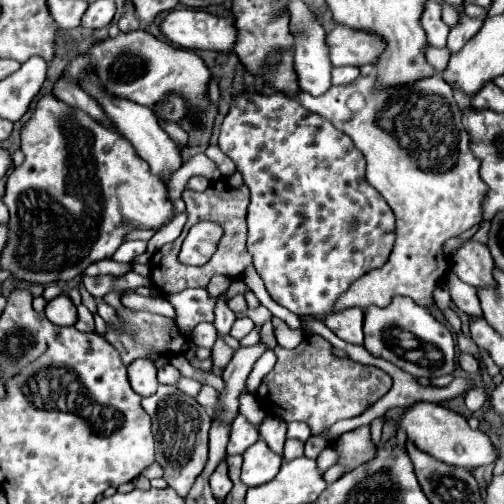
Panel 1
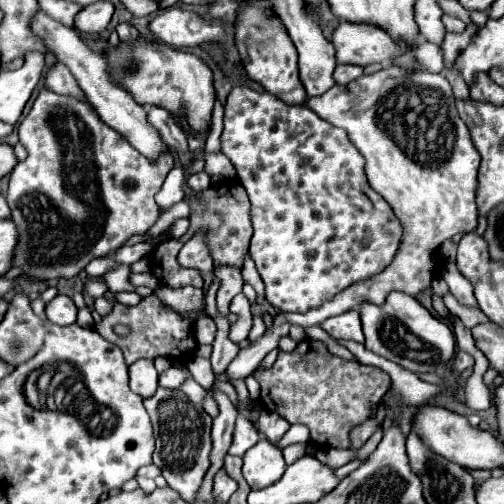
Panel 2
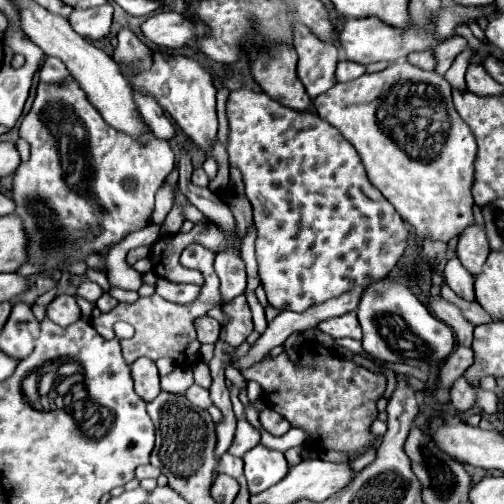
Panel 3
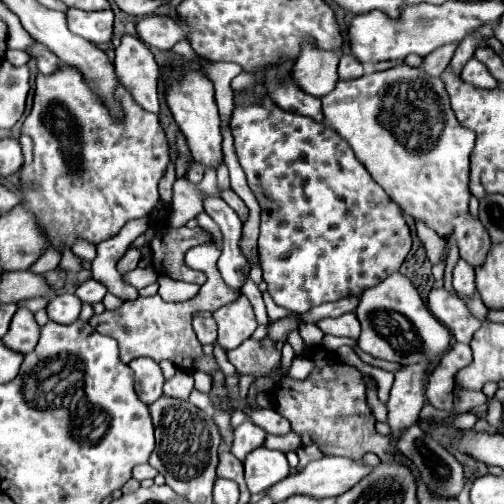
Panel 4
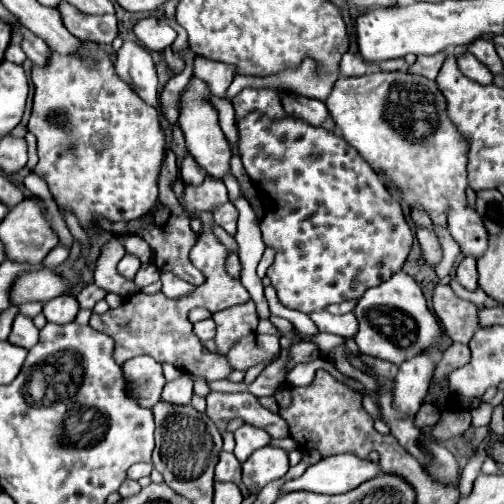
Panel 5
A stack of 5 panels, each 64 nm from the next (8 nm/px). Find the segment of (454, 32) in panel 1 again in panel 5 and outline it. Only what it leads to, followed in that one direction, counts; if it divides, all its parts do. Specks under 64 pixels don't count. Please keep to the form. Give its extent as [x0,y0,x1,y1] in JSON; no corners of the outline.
[408,52,446,78]

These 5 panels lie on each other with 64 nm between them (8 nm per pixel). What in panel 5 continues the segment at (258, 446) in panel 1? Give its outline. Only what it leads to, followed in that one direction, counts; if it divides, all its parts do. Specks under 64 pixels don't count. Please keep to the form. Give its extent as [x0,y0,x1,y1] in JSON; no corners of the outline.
[242,446,288,494]

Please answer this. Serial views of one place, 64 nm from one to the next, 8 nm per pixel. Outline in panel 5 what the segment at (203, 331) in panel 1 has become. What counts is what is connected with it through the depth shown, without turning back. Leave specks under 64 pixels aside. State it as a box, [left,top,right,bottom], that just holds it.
[194,318,216,342]

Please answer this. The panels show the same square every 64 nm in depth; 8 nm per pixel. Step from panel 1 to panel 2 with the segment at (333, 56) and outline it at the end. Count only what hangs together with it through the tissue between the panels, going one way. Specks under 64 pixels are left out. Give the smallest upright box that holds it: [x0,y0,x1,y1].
[330,22,404,64]

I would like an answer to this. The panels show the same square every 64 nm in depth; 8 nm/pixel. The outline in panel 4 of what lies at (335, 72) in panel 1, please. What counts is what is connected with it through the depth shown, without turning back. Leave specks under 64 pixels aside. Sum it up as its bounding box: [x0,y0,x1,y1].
[338,56,364,80]

